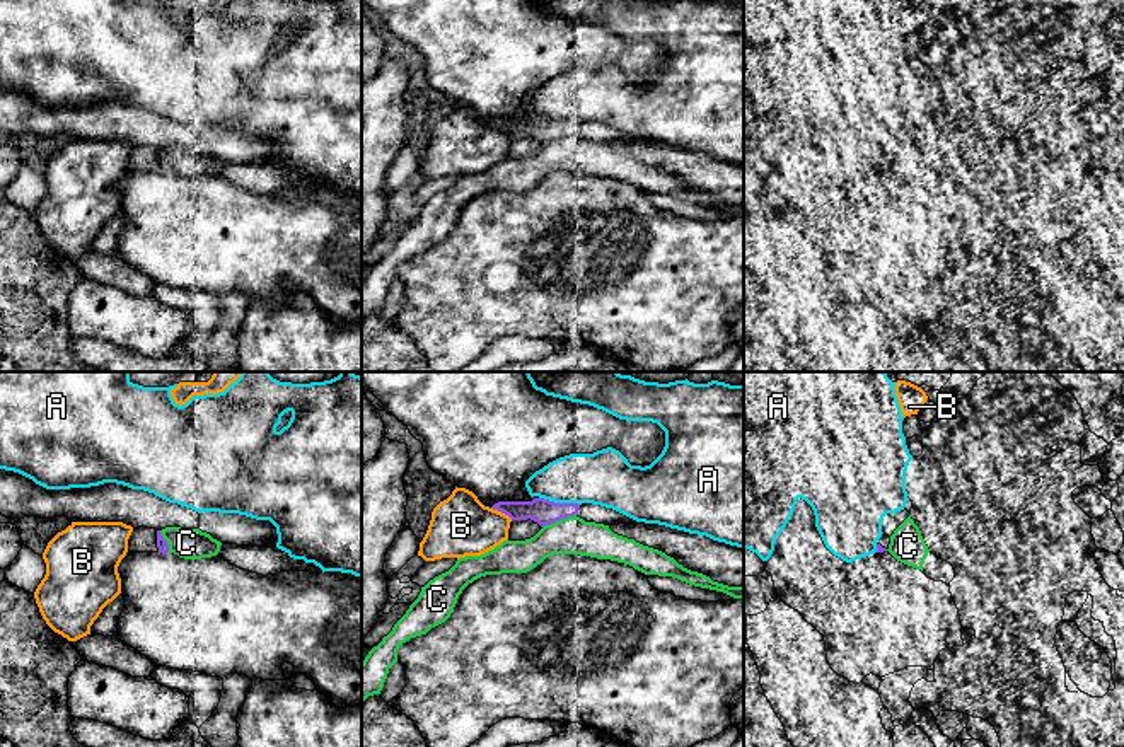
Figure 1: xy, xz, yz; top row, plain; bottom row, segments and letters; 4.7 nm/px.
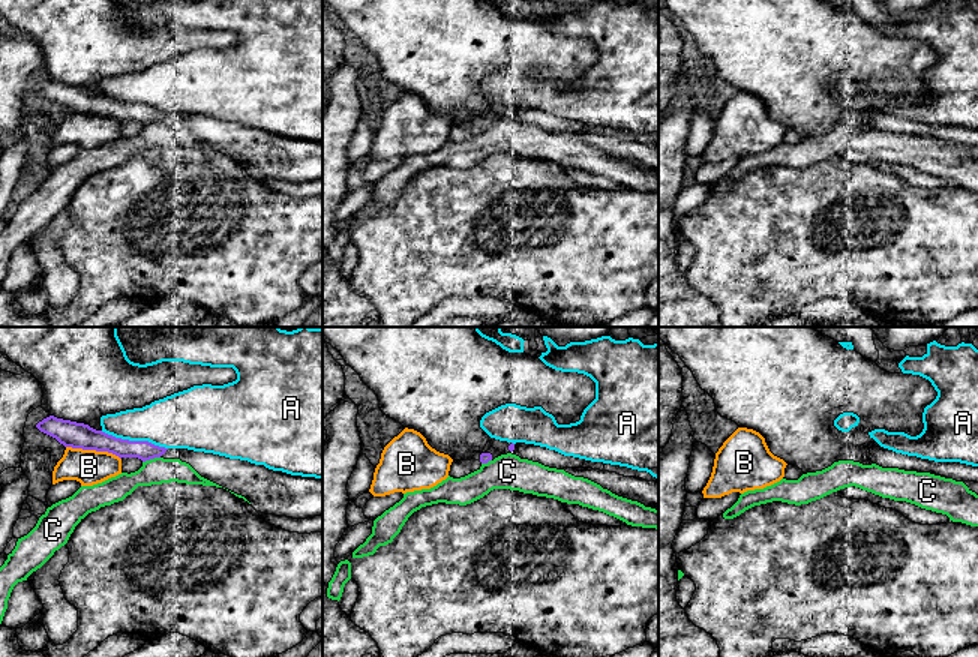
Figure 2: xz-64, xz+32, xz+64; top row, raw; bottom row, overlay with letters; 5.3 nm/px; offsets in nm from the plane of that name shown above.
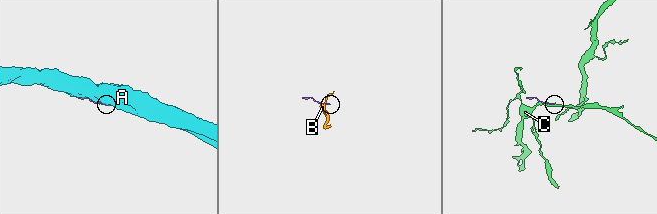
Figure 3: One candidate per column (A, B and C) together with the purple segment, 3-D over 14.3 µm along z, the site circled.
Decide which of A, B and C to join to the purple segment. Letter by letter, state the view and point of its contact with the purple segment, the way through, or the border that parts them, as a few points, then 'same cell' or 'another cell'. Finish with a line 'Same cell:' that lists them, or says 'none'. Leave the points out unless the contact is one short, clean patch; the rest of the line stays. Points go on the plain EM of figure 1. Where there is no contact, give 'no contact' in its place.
A: xz (560, 121) | another cell
B: xz (502, 130) | along xz (492, 125), (512, 137) | another cell
C: xz (558, 137) | another cell
Same cell: none

